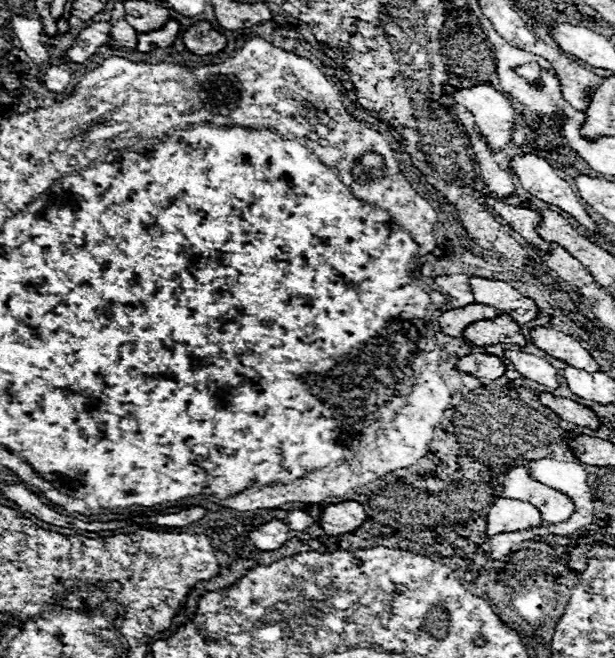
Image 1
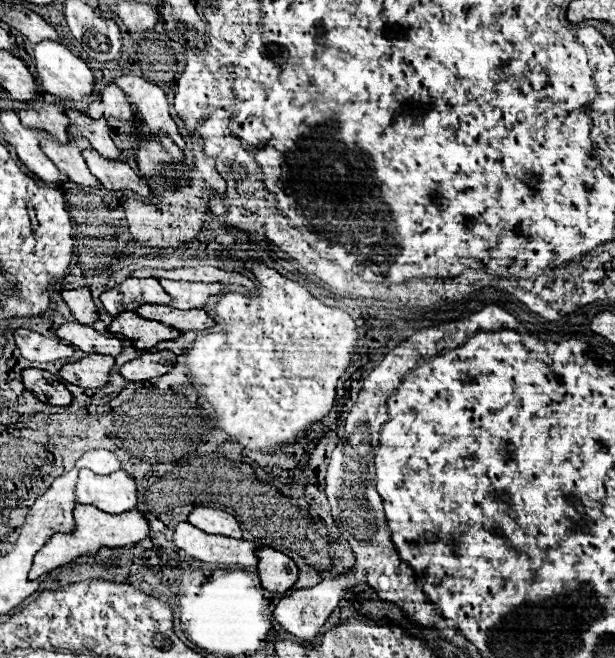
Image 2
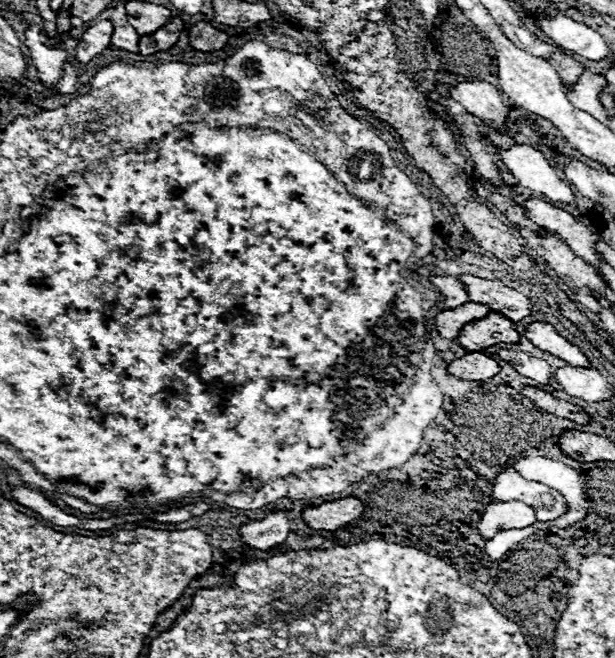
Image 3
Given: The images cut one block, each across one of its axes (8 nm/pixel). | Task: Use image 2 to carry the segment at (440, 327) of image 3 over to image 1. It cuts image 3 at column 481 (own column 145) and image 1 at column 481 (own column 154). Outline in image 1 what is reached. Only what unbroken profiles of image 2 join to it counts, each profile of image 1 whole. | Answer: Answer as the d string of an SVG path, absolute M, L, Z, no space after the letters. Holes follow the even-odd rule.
M468 304L464 308L454 308L444 312L438 322L444 334L448 336L462 336L464 328L478 320L490 320L494 316L500 316L502 312L496 312L496 308L484 308L484 304Z

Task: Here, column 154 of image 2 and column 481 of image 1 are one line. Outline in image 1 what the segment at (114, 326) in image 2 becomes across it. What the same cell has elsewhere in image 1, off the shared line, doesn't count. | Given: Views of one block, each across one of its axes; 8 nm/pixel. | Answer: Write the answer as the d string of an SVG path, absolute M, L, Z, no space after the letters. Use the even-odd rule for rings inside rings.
M496 316L492 320L480 320L470 324L464 334L464 342L474 346L492 346L492 344L518 344L526 346L528 340L522 336L520 326L512 316Z

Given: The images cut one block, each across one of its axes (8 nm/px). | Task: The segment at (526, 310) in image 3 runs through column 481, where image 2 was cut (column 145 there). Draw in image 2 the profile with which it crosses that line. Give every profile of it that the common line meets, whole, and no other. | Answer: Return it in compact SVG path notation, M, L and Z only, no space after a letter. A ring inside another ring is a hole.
M128 278L104 292L100 300L110 316L118 316L120 312L132 312L142 304L168 304L170 296L156 278Z

